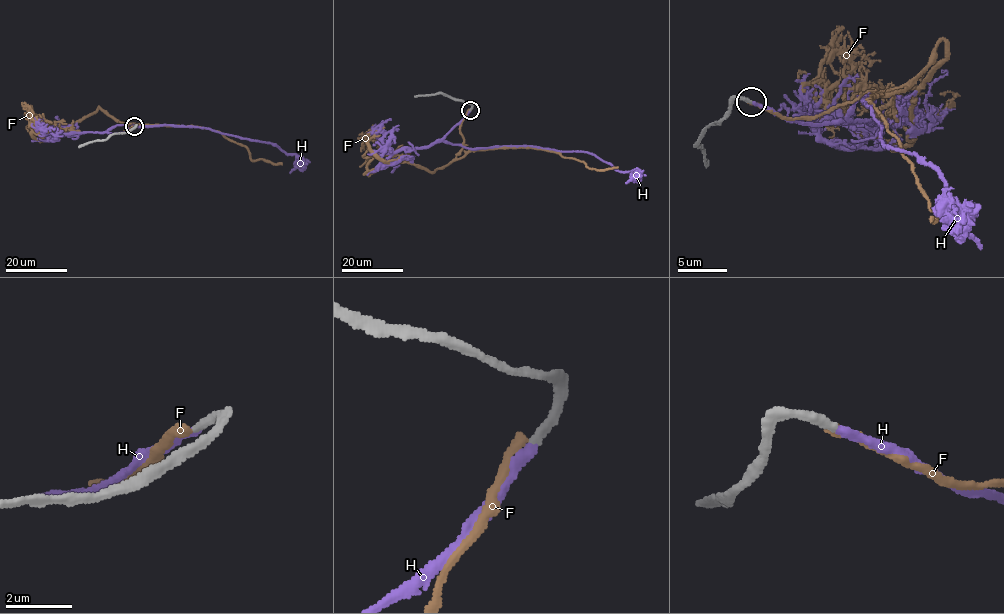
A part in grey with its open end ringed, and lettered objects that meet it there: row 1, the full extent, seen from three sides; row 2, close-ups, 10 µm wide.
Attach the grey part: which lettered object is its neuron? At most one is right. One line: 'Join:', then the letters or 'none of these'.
Join: H

